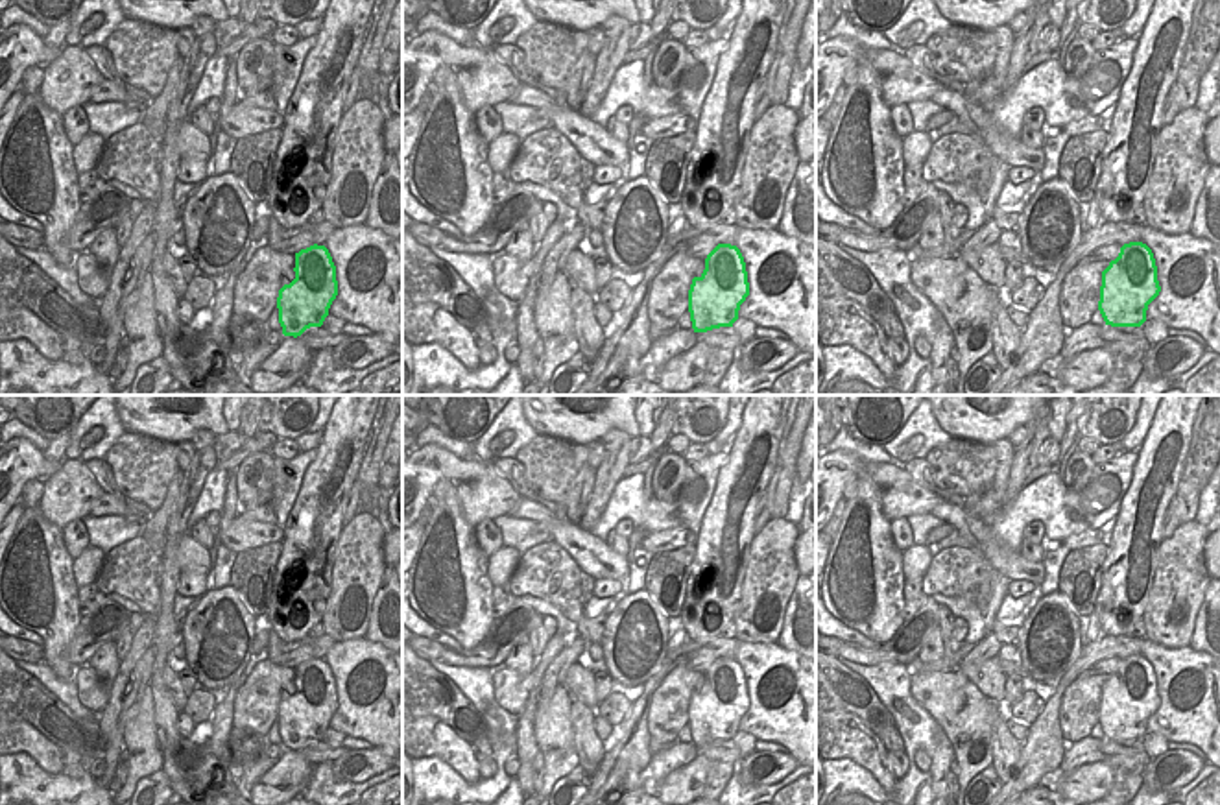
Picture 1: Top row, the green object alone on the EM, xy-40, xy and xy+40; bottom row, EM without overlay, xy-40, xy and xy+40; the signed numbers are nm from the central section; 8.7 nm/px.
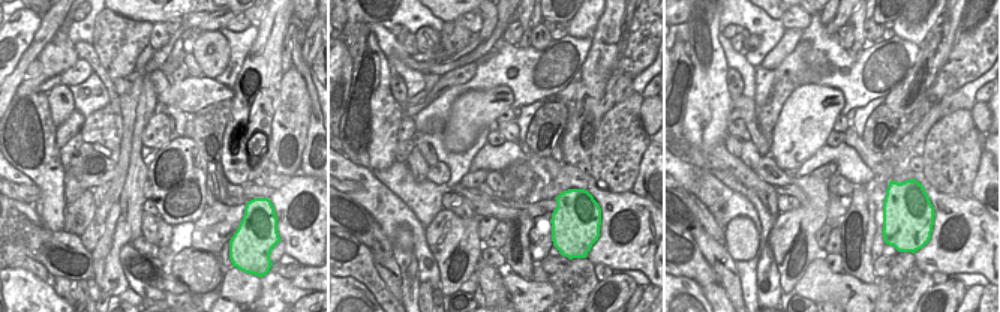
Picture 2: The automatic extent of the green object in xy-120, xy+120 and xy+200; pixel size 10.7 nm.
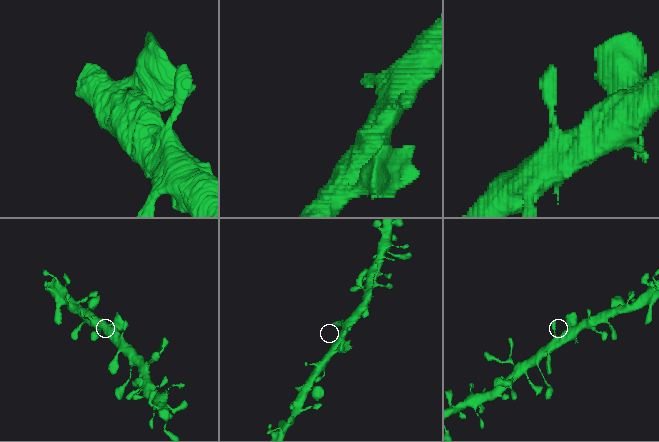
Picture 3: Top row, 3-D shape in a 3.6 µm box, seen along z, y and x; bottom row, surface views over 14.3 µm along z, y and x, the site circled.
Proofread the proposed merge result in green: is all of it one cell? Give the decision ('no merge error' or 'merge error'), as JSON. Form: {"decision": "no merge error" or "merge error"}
{"decision": "no merge error"}

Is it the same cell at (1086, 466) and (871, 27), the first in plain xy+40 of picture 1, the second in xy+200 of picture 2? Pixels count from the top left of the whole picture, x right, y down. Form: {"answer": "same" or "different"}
{"answer": "same"}

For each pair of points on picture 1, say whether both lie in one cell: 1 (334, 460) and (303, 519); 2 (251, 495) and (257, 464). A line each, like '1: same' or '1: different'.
1: same
2: same

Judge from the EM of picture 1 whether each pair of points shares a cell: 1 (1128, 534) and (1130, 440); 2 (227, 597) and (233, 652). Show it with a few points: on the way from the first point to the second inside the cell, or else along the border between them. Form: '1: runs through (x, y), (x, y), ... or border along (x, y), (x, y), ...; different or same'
1: border along (1156, 414), (1141, 445); different
2: runs through (227, 610), (227, 639); same

